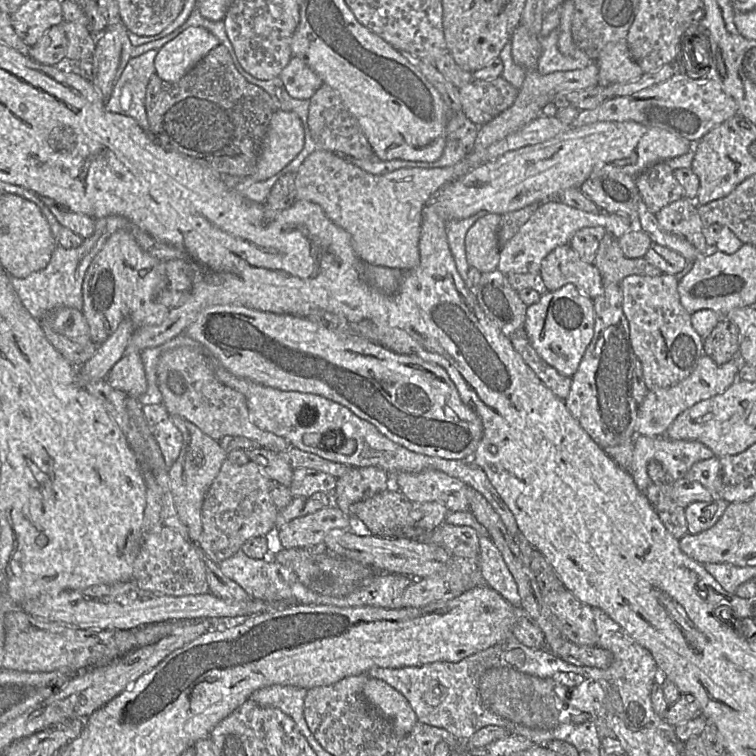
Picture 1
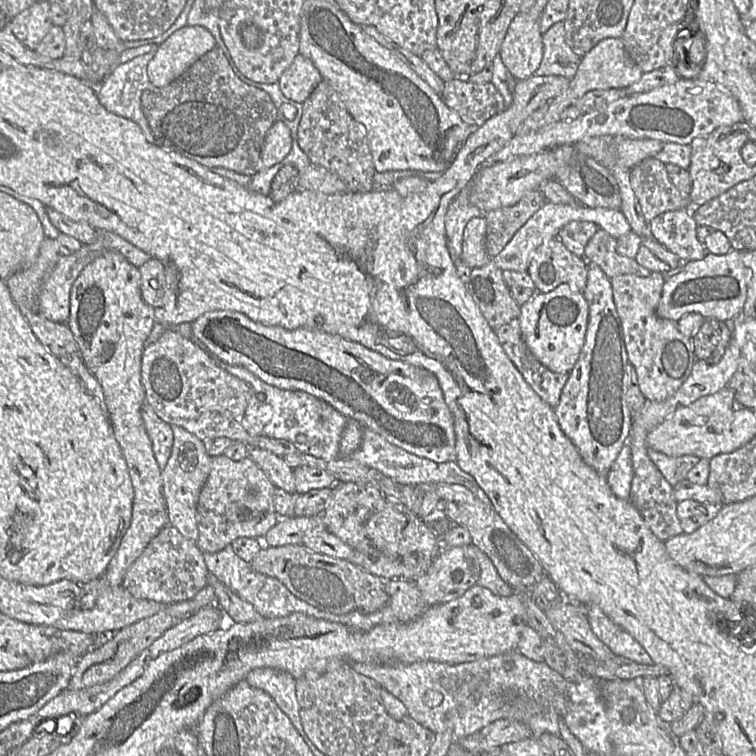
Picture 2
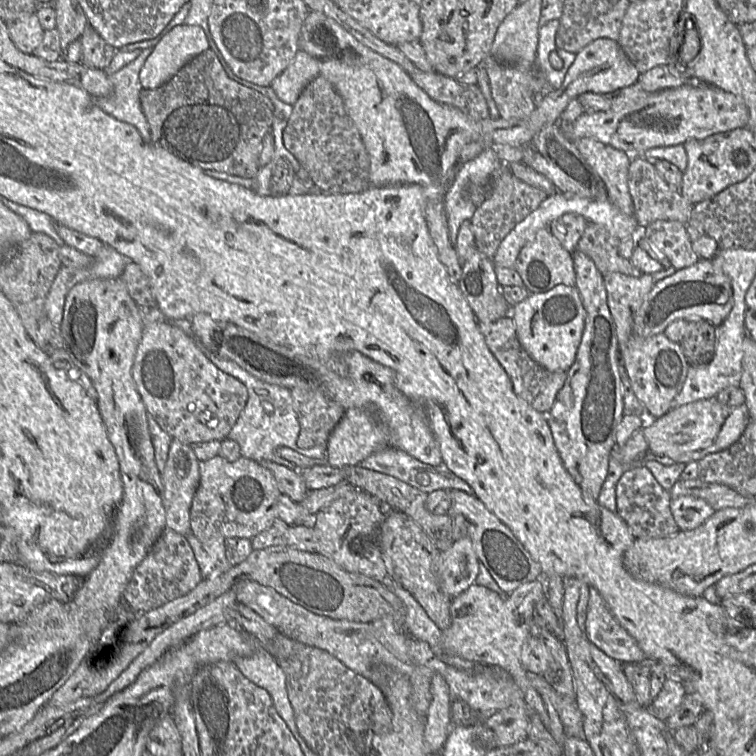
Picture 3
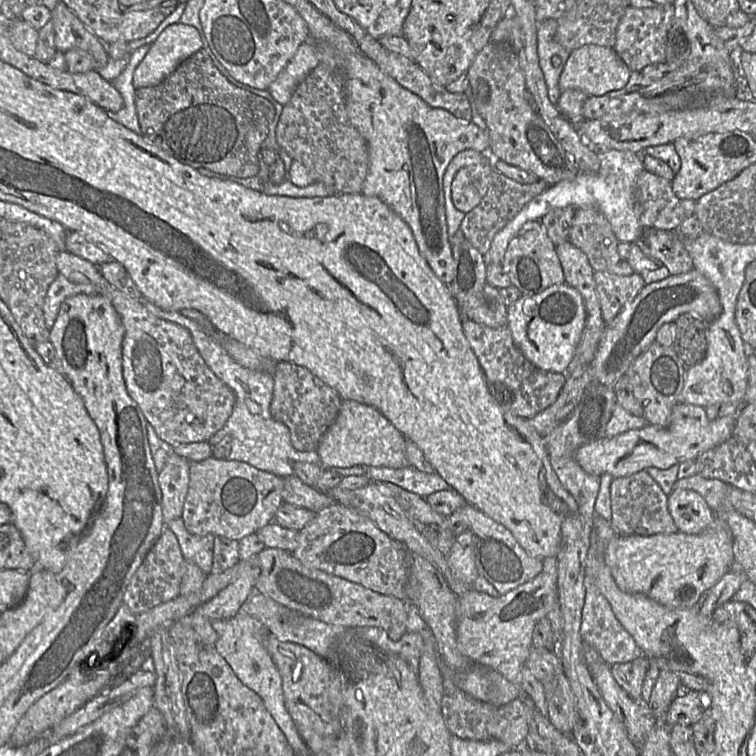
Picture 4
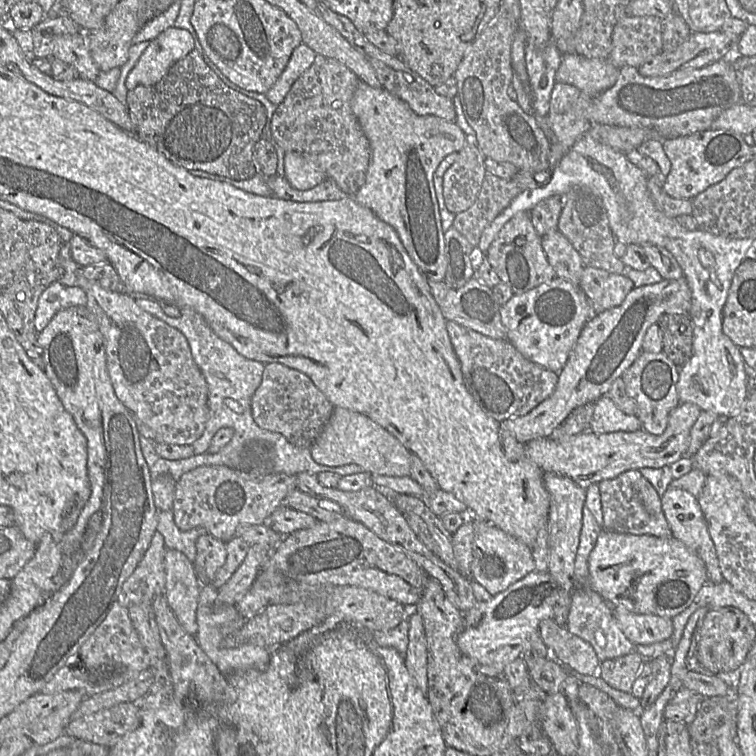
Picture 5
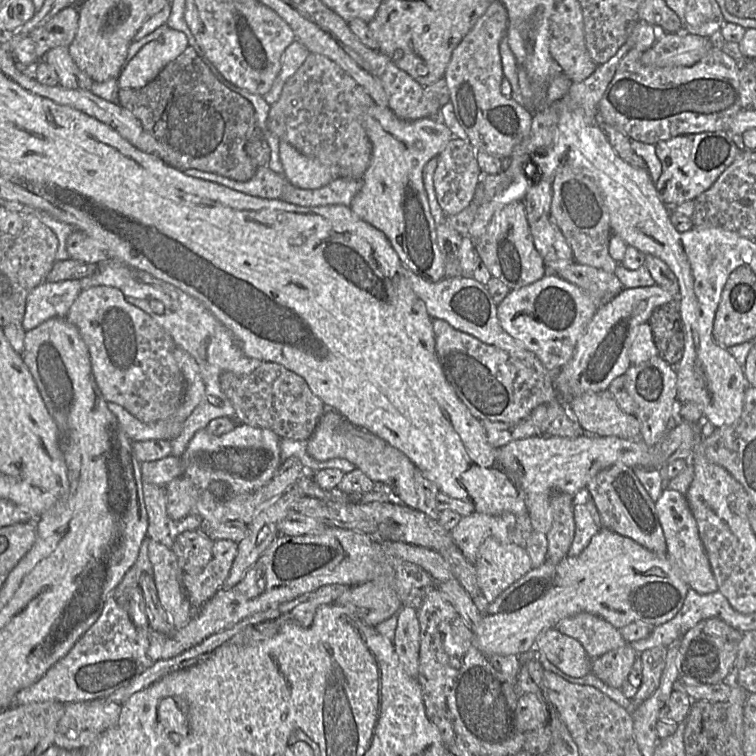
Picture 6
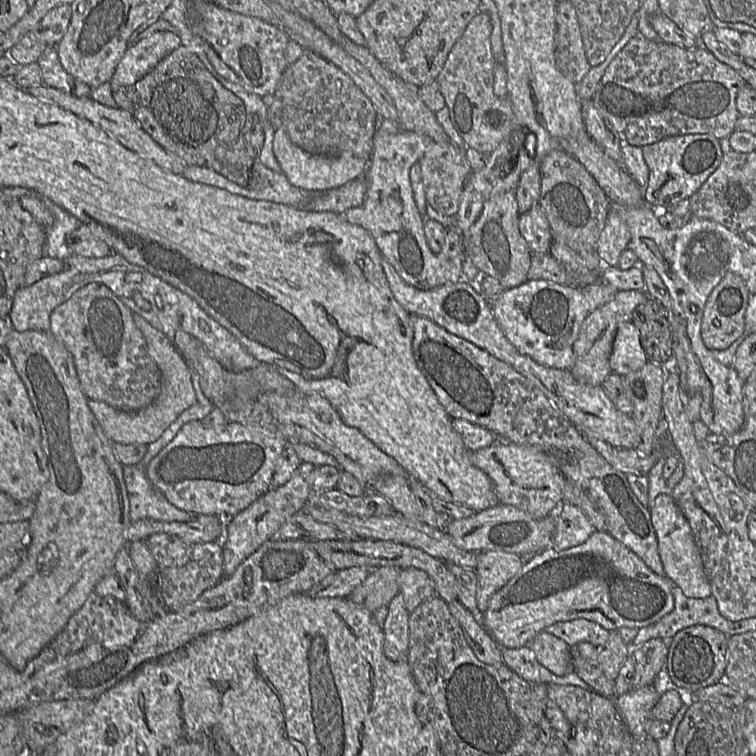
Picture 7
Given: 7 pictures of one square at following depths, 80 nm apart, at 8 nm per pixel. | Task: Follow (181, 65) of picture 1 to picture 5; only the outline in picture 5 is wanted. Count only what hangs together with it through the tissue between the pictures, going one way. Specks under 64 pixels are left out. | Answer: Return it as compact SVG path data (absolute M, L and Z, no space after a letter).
M171 26L162 31L144 50L127 76L128 90L159 82L170 67L194 50L194 38L188 30Z

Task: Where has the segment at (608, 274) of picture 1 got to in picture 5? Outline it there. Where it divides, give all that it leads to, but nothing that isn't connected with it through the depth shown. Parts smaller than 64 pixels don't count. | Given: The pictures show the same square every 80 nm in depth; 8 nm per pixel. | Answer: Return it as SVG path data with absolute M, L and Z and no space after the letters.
M573 187L561 195L562 209L558 230L580 254L584 266L623 274L628 267L614 254L616 238L610 228L608 215L601 198L586 187Z

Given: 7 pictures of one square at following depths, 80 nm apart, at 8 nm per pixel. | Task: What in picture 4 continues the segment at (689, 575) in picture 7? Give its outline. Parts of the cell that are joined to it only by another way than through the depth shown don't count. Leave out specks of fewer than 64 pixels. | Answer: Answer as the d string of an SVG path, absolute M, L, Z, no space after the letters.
M686 489L668 495L668 509L678 531L686 534L701 533L716 516L700 494Z

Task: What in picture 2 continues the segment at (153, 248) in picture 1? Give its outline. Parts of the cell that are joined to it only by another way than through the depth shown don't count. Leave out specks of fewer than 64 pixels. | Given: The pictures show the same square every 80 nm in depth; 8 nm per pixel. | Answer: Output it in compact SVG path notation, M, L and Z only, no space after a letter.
M96 231L96 238L90 244L83 245L79 251L72 254L60 255L54 270L40 294L39 311L45 318L55 323L67 323L69 317L70 293L73 284L84 268L105 251L119 252L136 267L141 266L151 259L148 254L124 240L117 234L106 231Z

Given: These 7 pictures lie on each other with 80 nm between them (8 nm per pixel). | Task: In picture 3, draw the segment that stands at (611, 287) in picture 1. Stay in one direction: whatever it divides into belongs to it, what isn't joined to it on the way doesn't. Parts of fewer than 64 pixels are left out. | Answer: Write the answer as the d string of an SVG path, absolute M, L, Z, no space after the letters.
M575 250L572 252L572 258L576 274L575 287L586 311L585 327L575 360L566 372L565 383L558 392L552 409L547 413L547 421L563 466L581 488L584 497L597 501L607 477L611 453L617 446L615 430L624 415L620 377L621 357L615 322L607 304L603 275L593 260L583 252Z

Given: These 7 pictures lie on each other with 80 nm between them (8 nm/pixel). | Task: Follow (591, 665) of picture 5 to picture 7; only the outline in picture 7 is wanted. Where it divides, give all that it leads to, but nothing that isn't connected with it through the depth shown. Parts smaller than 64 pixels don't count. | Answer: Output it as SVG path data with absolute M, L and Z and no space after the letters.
M545 631L530 642L538 662L557 675L568 675L574 671L570 649L562 639Z

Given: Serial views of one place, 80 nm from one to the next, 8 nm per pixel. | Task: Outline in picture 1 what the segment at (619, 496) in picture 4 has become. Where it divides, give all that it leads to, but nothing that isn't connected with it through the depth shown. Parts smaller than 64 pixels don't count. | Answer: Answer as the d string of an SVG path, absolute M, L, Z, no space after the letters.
M653 482L646 488L644 494L668 532L677 539L690 534L684 509L671 499L670 483Z

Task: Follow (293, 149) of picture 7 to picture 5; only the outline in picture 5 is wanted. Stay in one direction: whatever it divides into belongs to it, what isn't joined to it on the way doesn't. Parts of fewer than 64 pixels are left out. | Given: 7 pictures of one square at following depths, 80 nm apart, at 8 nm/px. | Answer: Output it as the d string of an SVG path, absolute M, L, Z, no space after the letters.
M285 151L284 177L298 190L308 190L326 179L319 168L295 152Z

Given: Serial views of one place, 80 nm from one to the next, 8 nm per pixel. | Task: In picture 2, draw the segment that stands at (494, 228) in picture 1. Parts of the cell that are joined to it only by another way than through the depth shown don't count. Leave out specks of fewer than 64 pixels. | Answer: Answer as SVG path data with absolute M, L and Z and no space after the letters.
M483 216L472 218L465 226L461 260L471 269L483 267L492 260L485 248L486 230L487 224Z

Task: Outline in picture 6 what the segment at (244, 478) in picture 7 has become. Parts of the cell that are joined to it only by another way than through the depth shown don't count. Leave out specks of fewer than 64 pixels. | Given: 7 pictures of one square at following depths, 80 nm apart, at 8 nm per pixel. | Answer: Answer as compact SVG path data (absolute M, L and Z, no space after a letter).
M236 424L230 432L220 436L211 435L207 430L201 429L194 434L180 457L183 475L189 477L200 491L212 482L221 481L237 494L251 493L267 484L278 470L281 464L280 437L269 429L245 424Z

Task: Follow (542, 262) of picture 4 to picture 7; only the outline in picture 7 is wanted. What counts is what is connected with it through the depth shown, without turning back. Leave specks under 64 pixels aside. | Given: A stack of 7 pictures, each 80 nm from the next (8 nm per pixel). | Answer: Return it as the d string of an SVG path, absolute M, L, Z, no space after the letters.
M505 190L488 199L475 223L462 233L465 256L485 277L497 279L505 289L528 281L532 251L519 231L520 212L515 190Z

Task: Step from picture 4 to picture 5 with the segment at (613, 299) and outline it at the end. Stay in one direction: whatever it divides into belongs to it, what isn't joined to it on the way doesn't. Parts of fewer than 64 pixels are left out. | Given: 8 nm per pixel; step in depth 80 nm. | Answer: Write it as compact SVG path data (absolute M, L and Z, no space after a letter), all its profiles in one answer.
M585 266L578 287L587 297L592 314L619 306L635 288L631 279L603 269Z

